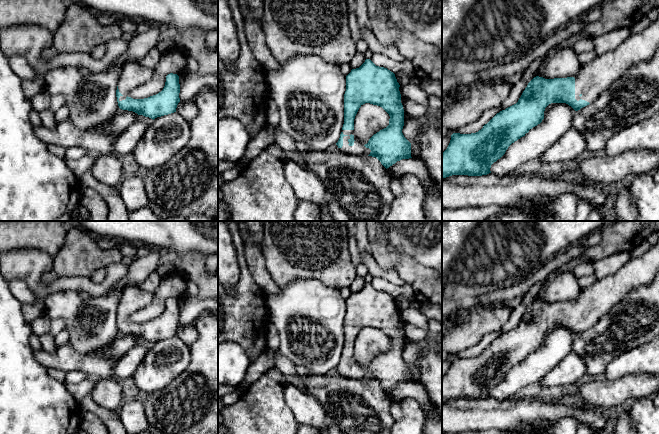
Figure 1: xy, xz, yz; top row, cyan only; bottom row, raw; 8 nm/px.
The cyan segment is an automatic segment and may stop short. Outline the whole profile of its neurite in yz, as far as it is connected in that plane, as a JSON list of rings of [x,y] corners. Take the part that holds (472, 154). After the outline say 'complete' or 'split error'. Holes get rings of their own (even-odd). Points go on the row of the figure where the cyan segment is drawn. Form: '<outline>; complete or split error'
[[[659,8],[657,10],[658,17],[655,22],[640,33],[630,35],[615,50],[581,65],[575,77],[545,79],[536,76],[528,83],[516,104],[497,113],[481,130],[471,134],[453,133],[447,149],[442,153],[442,178],[491,173],[491,165],[505,154],[508,147],[542,122],[545,108],[549,104],[566,103],[578,111],[594,102],[631,67],[652,59],[659,47]]]; split error

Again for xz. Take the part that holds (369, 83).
[[[370,59],[356,69],[352,69],[346,76],[346,91],[344,94],[344,124],[340,138],[336,145],[338,148],[351,156],[376,157],[387,169],[397,161],[411,157],[411,143],[404,137],[404,109],[401,103],[399,83],[395,74],[384,67],[376,66]],[[370,103],[382,107],[390,116],[389,125],[374,134],[367,144],[363,144],[354,133],[354,119],[359,108]]]; split error

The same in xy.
[[[128,61],[121,71],[116,97],[122,110],[133,111],[151,119],[176,112],[180,102],[179,76],[170,73],[166,76],[163,90],[156,95],[144,99],[133,99],[130,92],[137,86],[147,82],[153,76],[154,69],[139,63]]]; split error

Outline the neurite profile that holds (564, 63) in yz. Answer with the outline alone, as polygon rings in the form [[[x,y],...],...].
[[[571,47],[558,48],[537,76],[545,79],[567,78],[577,75],[580,69],[578,55]]]

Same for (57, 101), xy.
[[[59,94],[50,95],[50,109],[56,112],[62,106],[65,105],[65,99]]]

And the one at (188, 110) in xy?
[[[194,100],[180,101],[177,105],[176,112],[186,121],[191,122],[198,114],[198,107]]]

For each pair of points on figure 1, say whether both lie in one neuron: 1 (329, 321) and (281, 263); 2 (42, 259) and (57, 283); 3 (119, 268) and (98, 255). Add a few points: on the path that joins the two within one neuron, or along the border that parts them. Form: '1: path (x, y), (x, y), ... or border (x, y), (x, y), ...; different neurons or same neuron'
1: border (319, 280), (292, 280), (280, 289); different neurons
2: path (38, 269), (38, 281), (44, 287), (47, 287); same neuron
3: border (120, 261), (111, 263), (105, 268); different neurons

